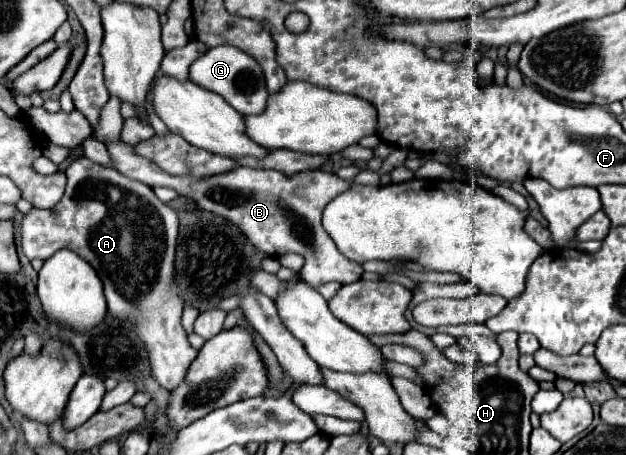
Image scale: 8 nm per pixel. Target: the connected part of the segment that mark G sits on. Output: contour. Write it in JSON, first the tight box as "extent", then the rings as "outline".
{"extent":[190,46,268,116],"outline":[[[216,46],[210,48],[204,56],[200,56],[192,66],[190,66],[190,80],[210,92],[220,94],[232,108],[236,108],[240,114],[250,116],[266,110],[266,100],[268,100],[268,90],[264,84],[262,68],[260,64],[248,56],[246,52],[234,48],[234,46]]]}

